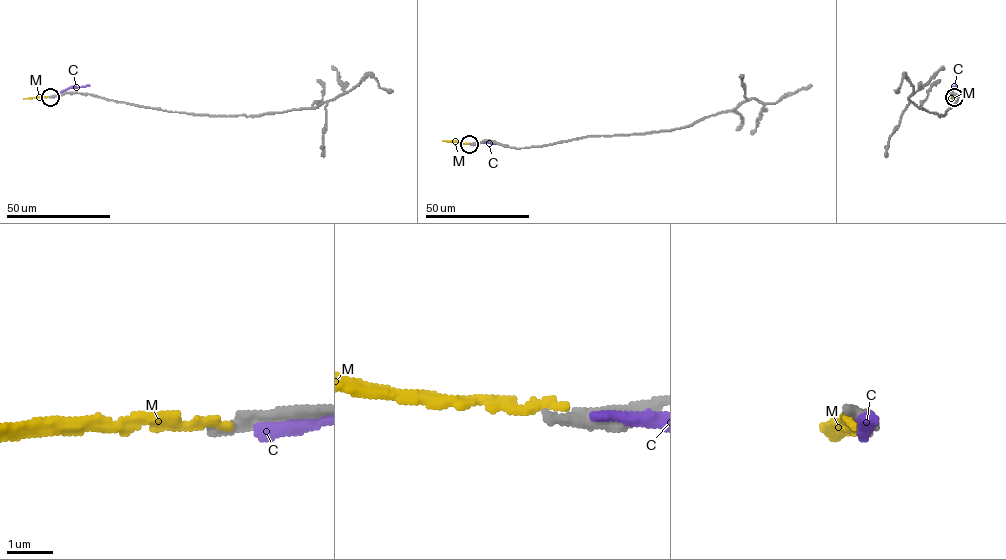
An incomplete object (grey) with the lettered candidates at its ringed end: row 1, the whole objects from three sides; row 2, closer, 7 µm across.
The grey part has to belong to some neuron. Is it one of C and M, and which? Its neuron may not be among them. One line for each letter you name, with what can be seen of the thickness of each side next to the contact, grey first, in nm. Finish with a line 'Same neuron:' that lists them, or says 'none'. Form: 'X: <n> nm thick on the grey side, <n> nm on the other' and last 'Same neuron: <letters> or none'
Same neuron: none

